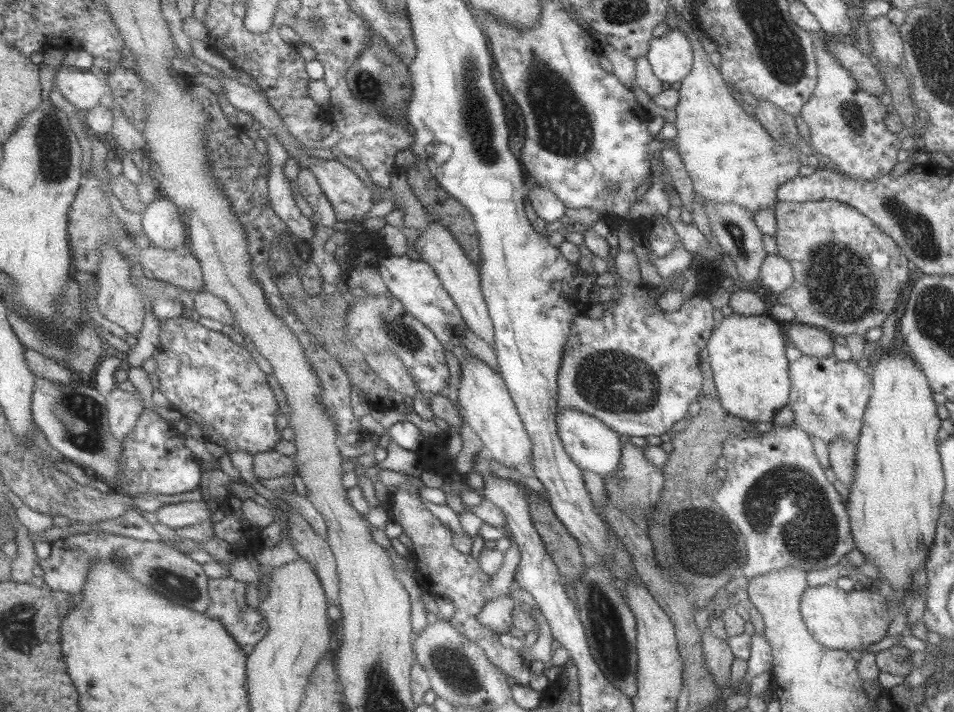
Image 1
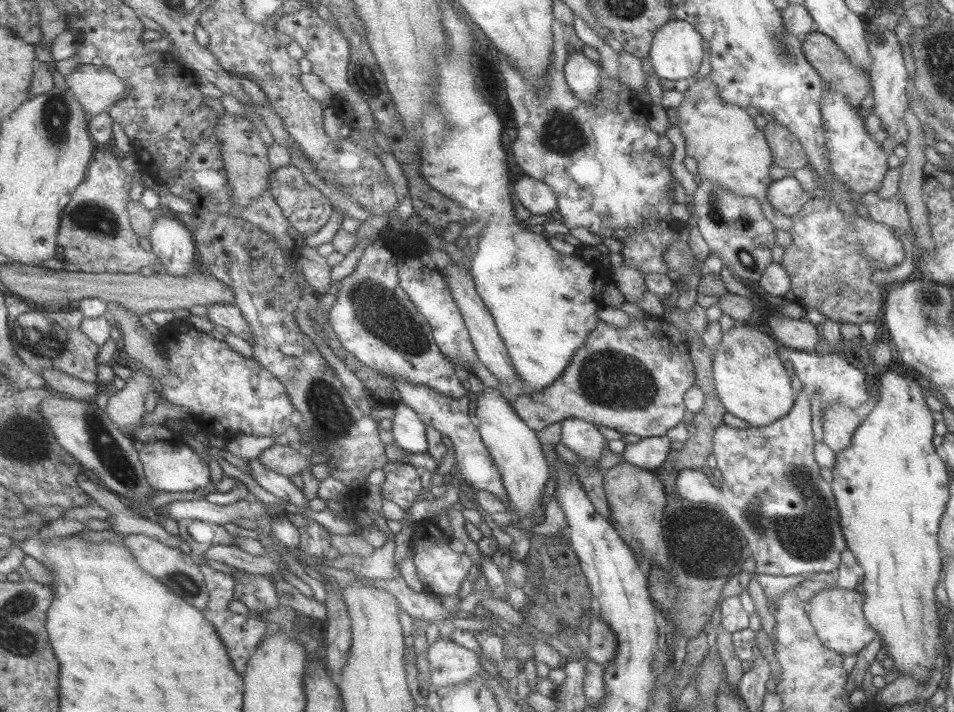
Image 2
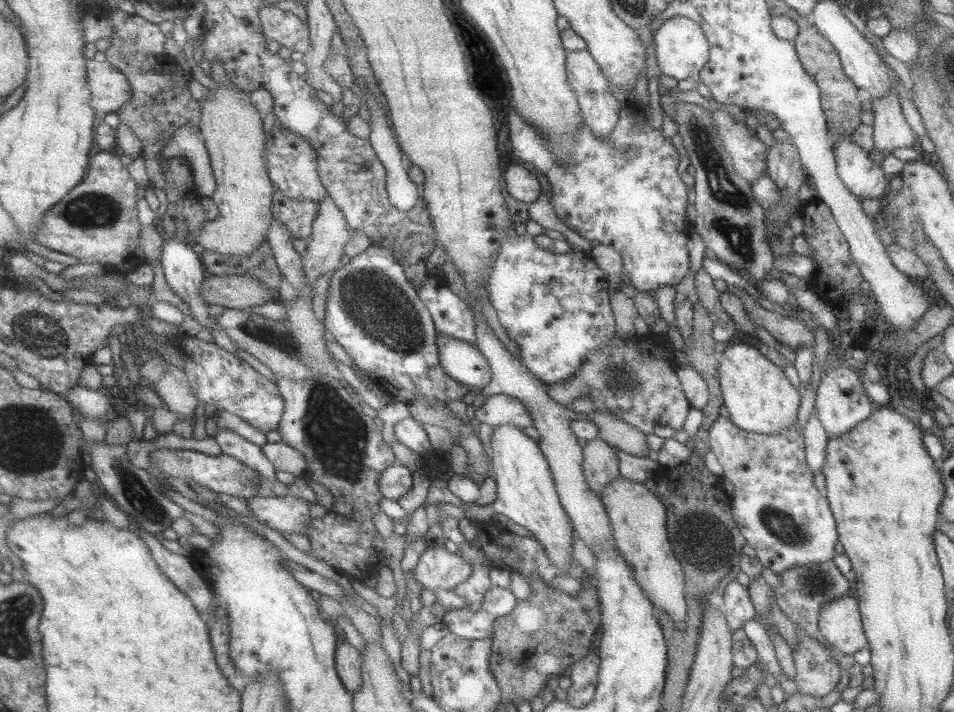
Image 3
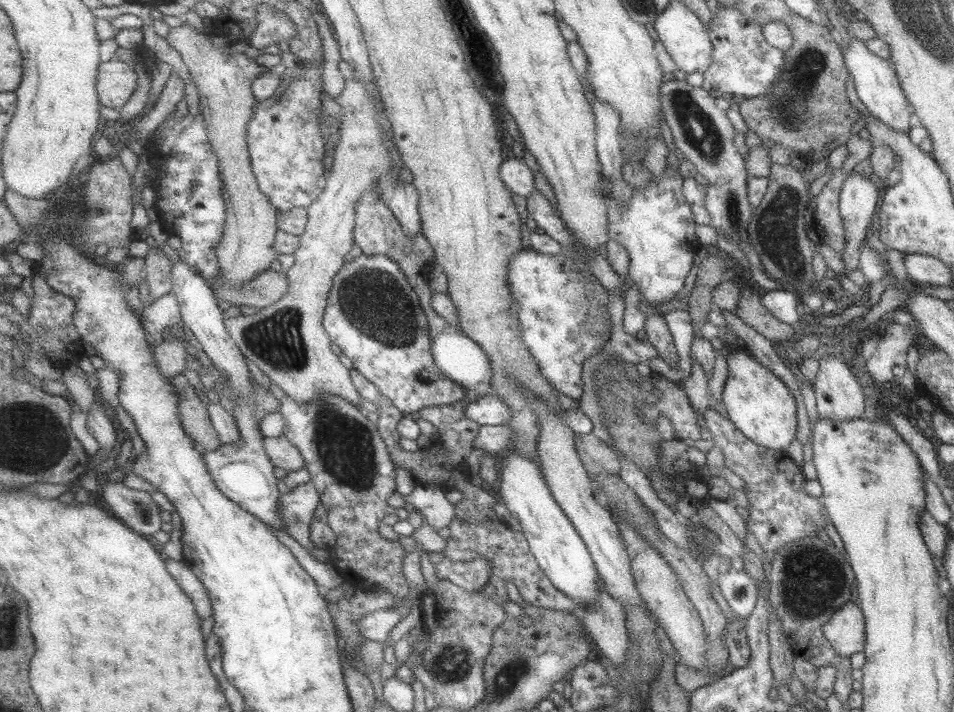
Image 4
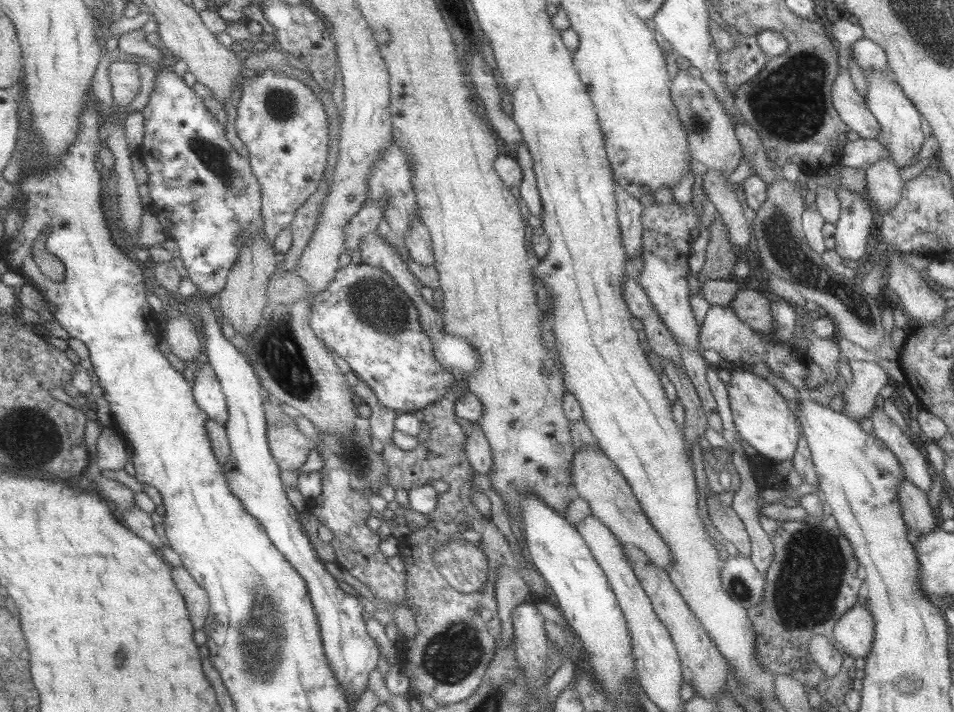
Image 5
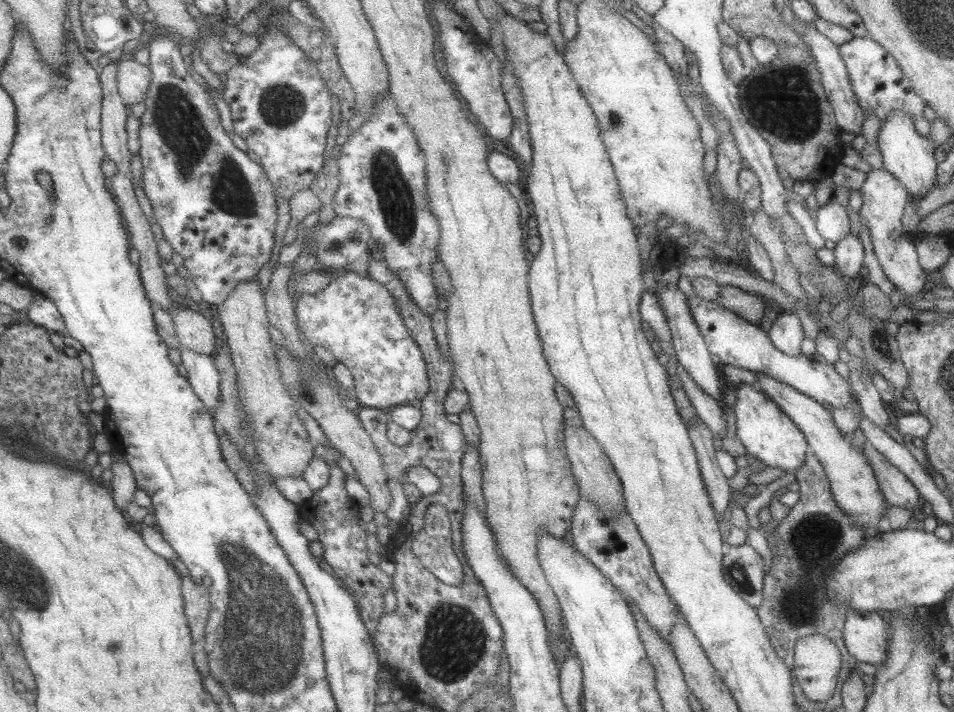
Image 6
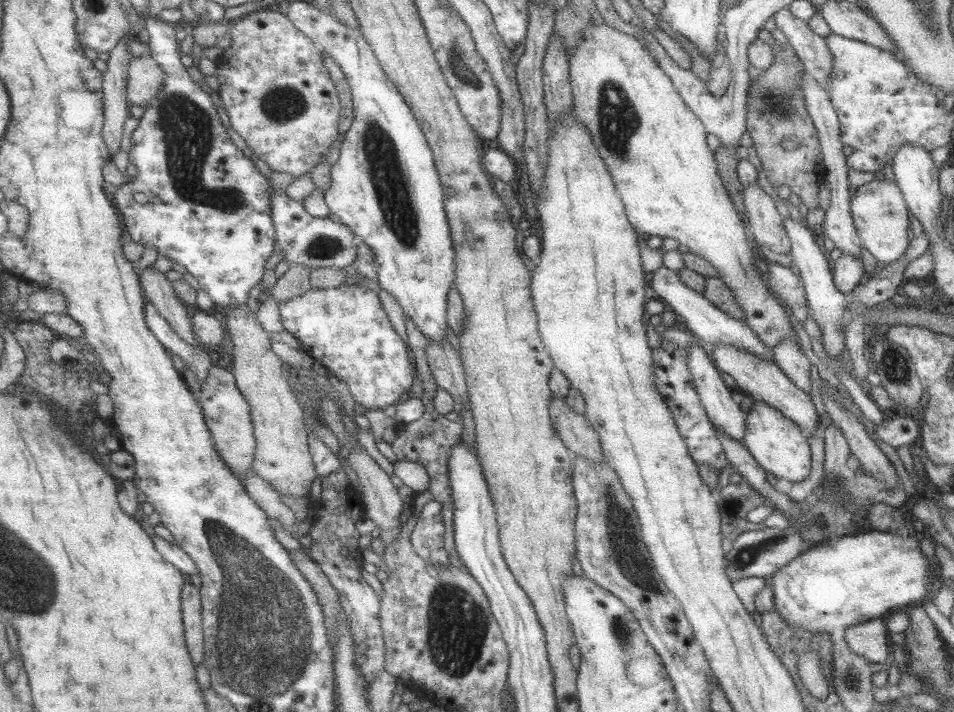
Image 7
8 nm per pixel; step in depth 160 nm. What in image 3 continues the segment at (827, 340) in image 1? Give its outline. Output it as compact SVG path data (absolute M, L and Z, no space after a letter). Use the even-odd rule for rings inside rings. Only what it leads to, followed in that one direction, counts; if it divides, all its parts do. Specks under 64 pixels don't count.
M728 285L726 288L730 294L739 296L743 304L746 316L748 316L751 325L761 326L763 330L773 336L777 342L784 344L786 347L791 347L793 350L799 347L814 346L814 333L807 329L805 324L799 318L793 319L788 317L779 316L775 312L769 312L762 308L756 300L749 298L749 294L741 287Z

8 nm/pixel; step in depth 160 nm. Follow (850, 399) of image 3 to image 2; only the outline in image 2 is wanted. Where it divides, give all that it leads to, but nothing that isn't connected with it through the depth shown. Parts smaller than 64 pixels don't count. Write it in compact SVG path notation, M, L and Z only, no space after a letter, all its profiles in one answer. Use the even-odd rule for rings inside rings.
M837 403L822 410L822 441L834 452L843 450L850 444L853 431L863 419L857 411L842 407Z

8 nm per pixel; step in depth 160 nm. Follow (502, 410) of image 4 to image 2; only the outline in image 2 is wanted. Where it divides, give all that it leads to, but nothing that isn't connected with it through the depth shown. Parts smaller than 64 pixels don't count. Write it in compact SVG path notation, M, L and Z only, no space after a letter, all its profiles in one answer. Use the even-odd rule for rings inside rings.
M631 316L629 325L623 328L615 328L601 320L597 322L597 328L589 333L584 344L577 349L563 376L536 393L516 396L512 405L517 414L536 431L573 417L594 425L607 426L621 434L634 434L643 438L663 436L669 428L682 422L686 410L684 392L695 385L696 376L689 356L689 344L684 334L679 333L673 324L657 316Z

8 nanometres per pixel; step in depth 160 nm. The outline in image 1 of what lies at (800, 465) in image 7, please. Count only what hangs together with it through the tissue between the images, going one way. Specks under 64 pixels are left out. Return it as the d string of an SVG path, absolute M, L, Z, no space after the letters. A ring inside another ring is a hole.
M731 313L717 322L705 348L718 401L731 416L753 423L772 422L775 414L788 404L790 380L785 343L781 328L772 317Z

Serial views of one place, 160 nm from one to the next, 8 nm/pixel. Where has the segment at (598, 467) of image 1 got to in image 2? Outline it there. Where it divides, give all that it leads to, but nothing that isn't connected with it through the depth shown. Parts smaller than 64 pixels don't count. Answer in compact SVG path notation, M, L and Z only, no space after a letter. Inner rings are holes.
M566 418L562 422L561 441L578 456L597 462L603 446L607 446L595 425L578 418Z

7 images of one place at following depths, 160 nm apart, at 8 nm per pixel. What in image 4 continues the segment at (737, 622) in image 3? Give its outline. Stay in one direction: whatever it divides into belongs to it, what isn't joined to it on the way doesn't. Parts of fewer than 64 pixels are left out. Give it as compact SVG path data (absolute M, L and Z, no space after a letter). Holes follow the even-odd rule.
M730 568L725 574L719 575L718 588L736 616L746 618L754 609L757 587L753 578L744 571L737 572Z

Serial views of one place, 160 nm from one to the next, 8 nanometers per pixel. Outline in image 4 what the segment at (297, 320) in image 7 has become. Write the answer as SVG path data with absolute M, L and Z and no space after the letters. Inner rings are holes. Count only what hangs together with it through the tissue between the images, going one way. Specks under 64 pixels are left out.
M362 254L346 261L335 277L324 316L324 325L336 349L352 361L355 369L376 384L403 414L422 413L430 406L450 405L461 402L467 396L468 388L449 378L441 367L437 366L432 351L428 315L418 292L401 270L400 263L395 262L390 256Z

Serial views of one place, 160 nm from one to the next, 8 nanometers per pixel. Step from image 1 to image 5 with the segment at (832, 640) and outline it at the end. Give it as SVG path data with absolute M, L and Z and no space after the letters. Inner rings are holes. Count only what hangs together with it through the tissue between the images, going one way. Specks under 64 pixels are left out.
M856 604L837 619L831 632L847 658L865 659L873 643L873 628L874 620L869 609Z

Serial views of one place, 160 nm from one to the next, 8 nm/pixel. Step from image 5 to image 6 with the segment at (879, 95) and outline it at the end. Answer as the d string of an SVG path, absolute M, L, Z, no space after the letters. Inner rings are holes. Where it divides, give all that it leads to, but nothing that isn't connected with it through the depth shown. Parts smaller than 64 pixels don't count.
M900 110L890 112L886 122L881 123L877 135L877 148L882 157L882 169L893 175L907 191L910 198L923 198L936 184L936 163L934 147L926 138L921 138L915 130L912 118Z

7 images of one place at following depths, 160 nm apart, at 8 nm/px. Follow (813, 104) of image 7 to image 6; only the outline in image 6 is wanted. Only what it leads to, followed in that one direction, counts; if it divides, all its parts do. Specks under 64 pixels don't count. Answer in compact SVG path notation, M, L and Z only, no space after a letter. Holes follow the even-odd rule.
M829 200L813 212L813 219L819 236L823 240L837 243L849 233L850 218L842 204Z

